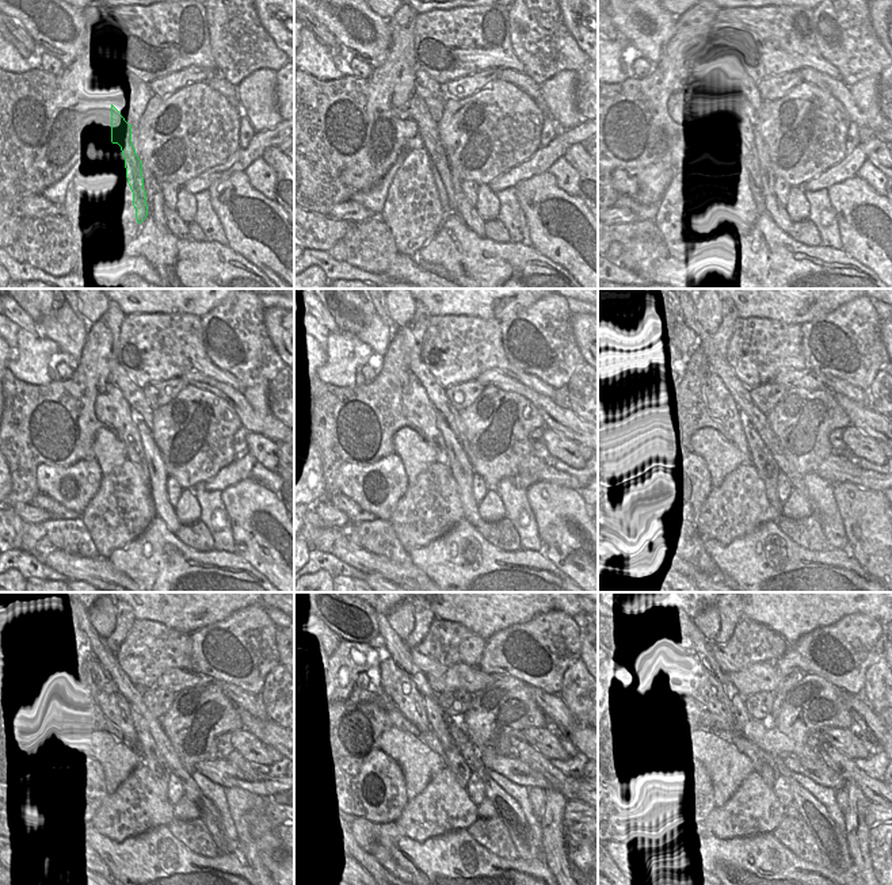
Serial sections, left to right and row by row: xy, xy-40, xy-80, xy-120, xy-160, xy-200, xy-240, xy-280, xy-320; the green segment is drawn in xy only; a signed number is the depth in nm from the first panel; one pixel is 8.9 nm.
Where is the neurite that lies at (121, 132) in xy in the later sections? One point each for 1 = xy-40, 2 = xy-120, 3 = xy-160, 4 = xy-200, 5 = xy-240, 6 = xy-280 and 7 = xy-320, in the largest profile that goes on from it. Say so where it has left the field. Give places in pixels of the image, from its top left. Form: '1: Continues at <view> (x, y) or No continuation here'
1: Continues at xy-40 (427, 130)
2: Continues at xy-120 (111, 408)
3: Continues at xy-160 (418, 408)
4: Continues at xy-200 (721, 407)
5: Continues at xy-240 (113, 705)
6: Continues at xy-280 (396, 683)
7: Continues at xy-320 (692, 679)

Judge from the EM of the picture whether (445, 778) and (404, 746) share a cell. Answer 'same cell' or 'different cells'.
different cells

